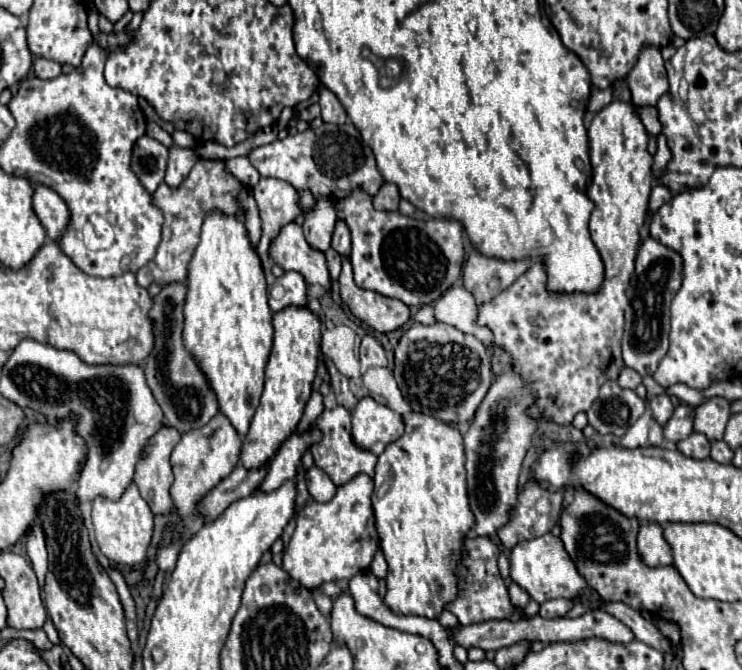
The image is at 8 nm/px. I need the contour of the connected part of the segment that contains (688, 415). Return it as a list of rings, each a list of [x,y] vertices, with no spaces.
[[[685,403],[679,405],[665,425],[665,439],[677,443],[689,437],[693,433],[693,419],[695,419],[695,409]]]

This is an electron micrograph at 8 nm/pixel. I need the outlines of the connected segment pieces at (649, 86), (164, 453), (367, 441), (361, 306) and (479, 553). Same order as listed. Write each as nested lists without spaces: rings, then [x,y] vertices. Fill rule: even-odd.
[[[647,45],[641,49],[635,67],[625,77],[625,83],[631,89],[633,103],[639,107],[655,105],[659,97],[669,93],[667,73],[659,47]]]
[[[163,427],[153,439],[151,445],[147,449],[147,453],[141,457],[141,461],[137,463],[137,471],[135,471],[135,483],[143,495],[143,499],[147,501],[147,505],[151,507],[151,511],[155,515],[173,515],[175,513],[175,505],[171,499],[171,485],[173,485],[173,473],[171,473],[171,465],[169,465],[169,457],[173,447],[179,443],[179,431],[175,431],[173,427]]]
[[[363,397],[351,415],[353,441],[363,449],[373,451],[375,455],[381,455],[383,449],[397,441],[405,429],[403,417],[397,411],[377,403],[371,397]]]
[[[343,259],[343,271],[339,277],[341,299],[349,311],[373,327],[379,333],[389,333],[403,327],[409,321],[409,307],[399,299],[387,299],[375,291],[359,289],[353,281],[351,261]]]
[[[467,537],[465,547],[467,547],[469,555],[457,567],[459,581],[461,581],[459,597],[455,599],[455,603],[449,603],[447,609],[457,615],[461,625],[481,623],[481,621],[489,621],[489,619],[511,619],[521,609],[517,609],[511,603],[509,591],[507,591],[507,587],[501,579],[501,573],[497,569],[497,557],[499,557],[497,545],[489,537],[475,537],[475,539]]]

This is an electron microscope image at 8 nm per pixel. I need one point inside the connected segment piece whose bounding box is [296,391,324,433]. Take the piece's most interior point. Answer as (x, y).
(315, 406)

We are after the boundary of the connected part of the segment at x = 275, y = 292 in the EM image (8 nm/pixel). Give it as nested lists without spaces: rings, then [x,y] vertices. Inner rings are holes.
[[[289,271],[283,277],[275,279],[273,287],[269,289],[269,299],[273,313],[285,307],[307,307],[307,283],[299,273]]]

